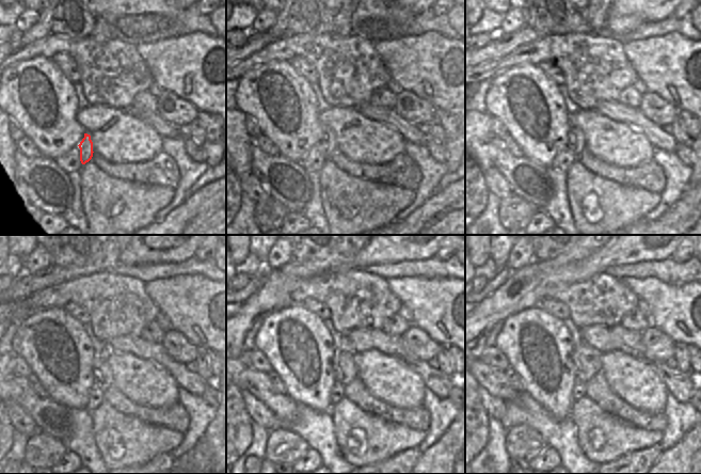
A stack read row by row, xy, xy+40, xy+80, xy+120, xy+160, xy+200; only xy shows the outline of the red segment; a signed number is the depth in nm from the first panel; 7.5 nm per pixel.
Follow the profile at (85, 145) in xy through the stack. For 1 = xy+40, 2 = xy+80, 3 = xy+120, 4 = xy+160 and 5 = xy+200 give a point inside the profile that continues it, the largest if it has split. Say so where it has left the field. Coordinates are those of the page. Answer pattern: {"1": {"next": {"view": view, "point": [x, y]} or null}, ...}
{"1": {"next": {"view": "xy+40", "point": [329, 141]}}, "2": {"next": {"view": "xy+80", "point": [575, 140]}}, "3": {"next": {"view": "xy+120", "point": [102, 374]}}, "4": {"next": {"view": "xy+160", "point": [345, 370]}}, "5": {"next": {"view": "xy+200", "point": [586, 359]}}}

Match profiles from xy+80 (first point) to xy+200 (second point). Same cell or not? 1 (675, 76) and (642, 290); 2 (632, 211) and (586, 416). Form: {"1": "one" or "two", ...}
{"1": "one", "2": "one"}

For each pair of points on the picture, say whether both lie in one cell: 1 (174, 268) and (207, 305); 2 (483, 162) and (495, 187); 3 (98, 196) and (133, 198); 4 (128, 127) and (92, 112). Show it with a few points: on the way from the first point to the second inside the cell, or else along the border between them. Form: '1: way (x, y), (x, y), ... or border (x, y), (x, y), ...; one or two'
1: border (205, 277), (173, 275), (156, 280); two
2: border (492, 167), (483, 171); two
3: way (107, 196), (125, 198); one
4: way (118, 117), (113, 114), (101, 114); one

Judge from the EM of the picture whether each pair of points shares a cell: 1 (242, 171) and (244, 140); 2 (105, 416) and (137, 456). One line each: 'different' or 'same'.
1: same
2: same

